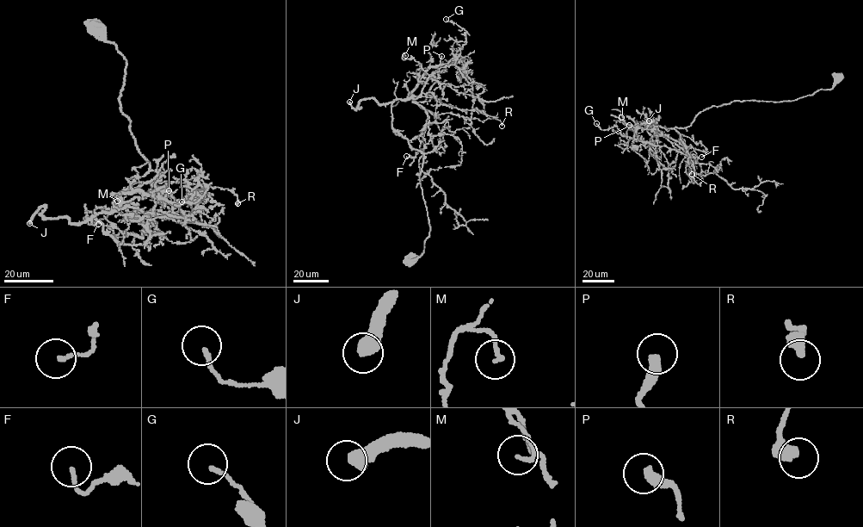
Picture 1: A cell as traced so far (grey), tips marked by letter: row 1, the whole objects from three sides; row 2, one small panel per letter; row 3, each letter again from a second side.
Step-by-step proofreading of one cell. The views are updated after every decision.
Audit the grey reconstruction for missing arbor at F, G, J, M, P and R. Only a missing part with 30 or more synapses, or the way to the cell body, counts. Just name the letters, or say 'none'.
J

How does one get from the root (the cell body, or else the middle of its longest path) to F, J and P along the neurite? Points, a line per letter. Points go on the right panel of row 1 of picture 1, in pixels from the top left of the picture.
F: (840, 77), (794, 100), (731, 102), (686, 127), (658, 127), (701, 157)
J: (840, 77), (794, 100), (711, 106), (656, 135), (649, 121), (659, 117), (649, 120)
P: (840, 77), (832, 89), (794, 100), (711, 106), (686, 127), (644, 123), (634, 132), (629, 125)

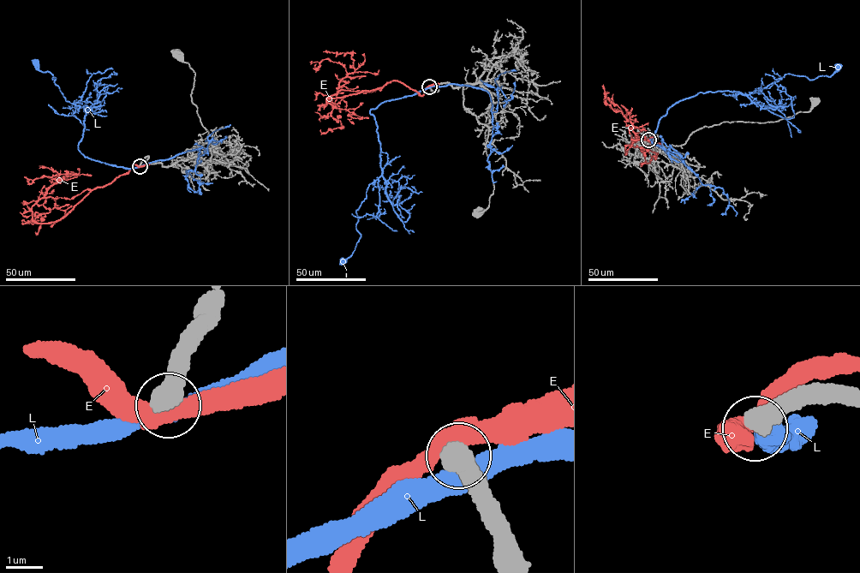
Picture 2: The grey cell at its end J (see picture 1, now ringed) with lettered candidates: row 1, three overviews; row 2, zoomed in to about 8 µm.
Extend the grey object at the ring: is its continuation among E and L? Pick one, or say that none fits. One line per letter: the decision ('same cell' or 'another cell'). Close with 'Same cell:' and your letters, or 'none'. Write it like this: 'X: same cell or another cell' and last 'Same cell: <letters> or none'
E: another cell
L: another cell
Same cell: none

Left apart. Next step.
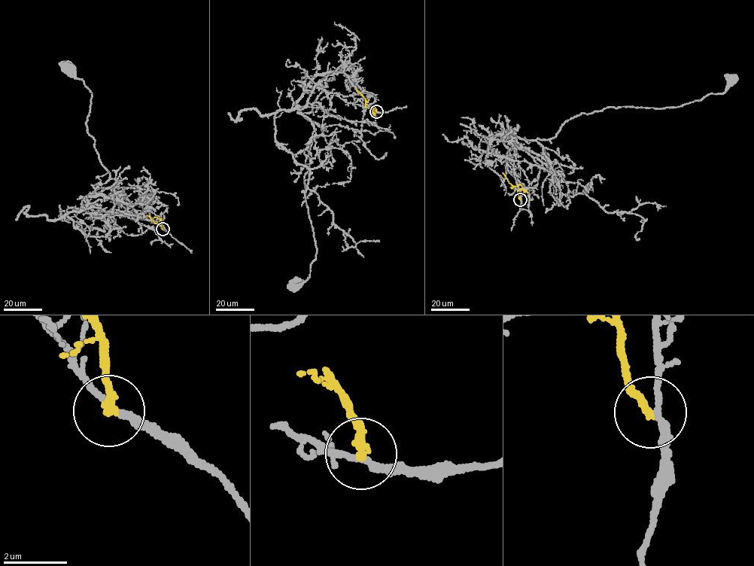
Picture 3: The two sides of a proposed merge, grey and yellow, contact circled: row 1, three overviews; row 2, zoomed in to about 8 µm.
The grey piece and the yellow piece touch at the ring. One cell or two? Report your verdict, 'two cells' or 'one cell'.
two cells

